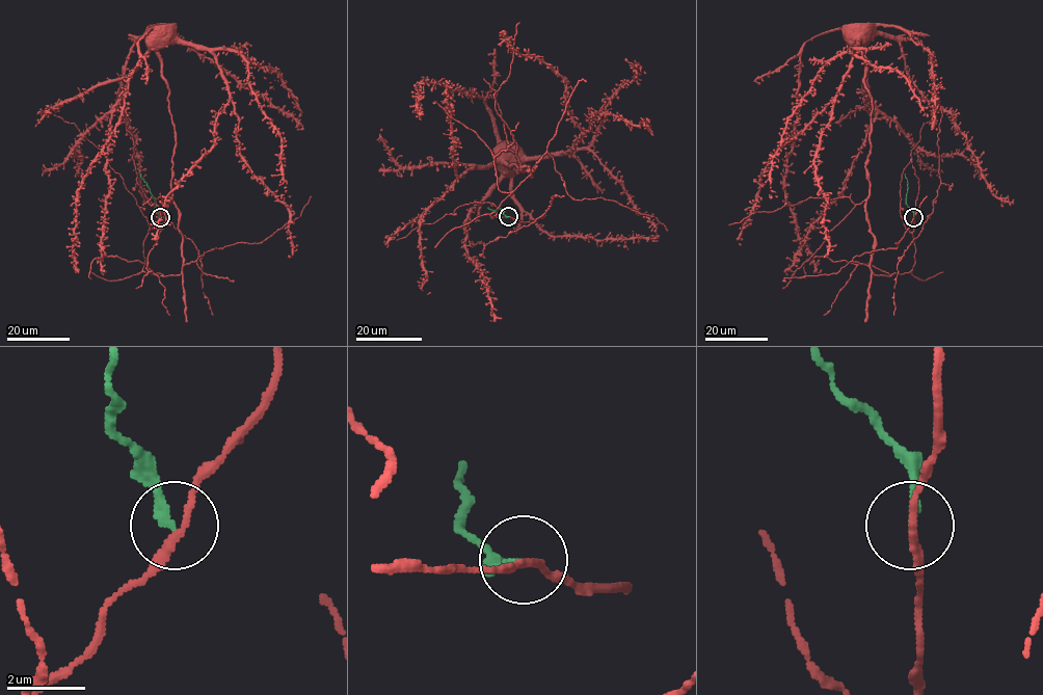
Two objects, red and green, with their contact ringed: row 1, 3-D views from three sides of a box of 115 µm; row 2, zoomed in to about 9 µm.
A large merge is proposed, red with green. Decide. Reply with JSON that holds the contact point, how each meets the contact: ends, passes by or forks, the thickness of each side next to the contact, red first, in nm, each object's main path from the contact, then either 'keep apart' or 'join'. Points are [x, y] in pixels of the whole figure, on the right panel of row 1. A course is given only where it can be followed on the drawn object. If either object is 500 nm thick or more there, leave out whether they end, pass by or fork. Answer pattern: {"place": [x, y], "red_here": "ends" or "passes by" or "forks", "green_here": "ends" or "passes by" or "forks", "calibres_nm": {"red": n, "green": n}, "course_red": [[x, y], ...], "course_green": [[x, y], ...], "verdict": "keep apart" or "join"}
{"place": [913, 217], "red_here": "passes by", "green_here": "ends", "calibres_nm": {"red": 180, "green": 240}, "course_red": [[913, 217], [911, 269], [876, 275], [866, 203], [872, 101], [863, 45], [852, 33]], "course_green": [[913, 216], [906, 201], [905, 174]], "verdict": "keep apart"}

